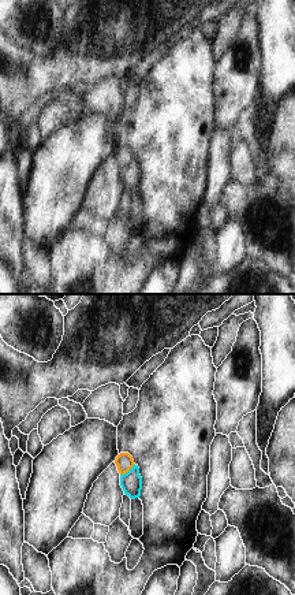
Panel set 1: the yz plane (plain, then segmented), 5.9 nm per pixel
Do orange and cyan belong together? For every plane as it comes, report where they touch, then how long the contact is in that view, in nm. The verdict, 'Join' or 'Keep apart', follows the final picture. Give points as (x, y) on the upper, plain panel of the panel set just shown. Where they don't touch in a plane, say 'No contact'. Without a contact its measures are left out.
Touches orange at (127, 164). Shared border 110 nm.

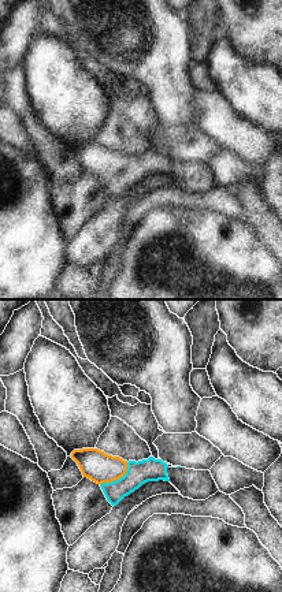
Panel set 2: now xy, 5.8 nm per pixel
Touches orange at (118, 172). Shared border 220 nm.

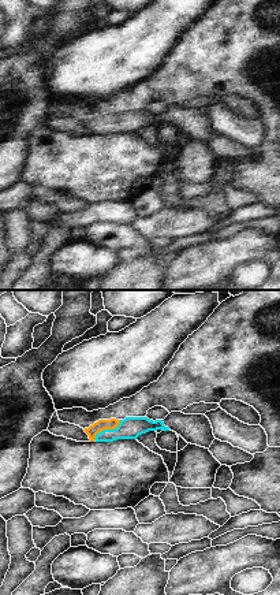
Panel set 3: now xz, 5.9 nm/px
Touches orange at (107, 122). Shared border 200 nm.

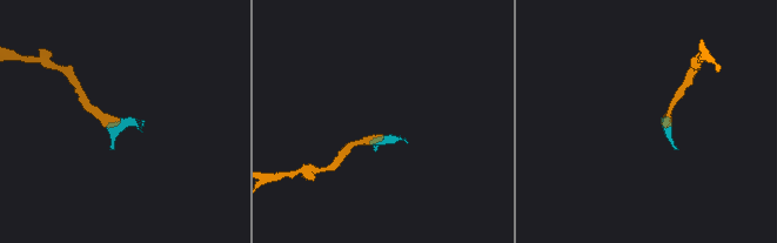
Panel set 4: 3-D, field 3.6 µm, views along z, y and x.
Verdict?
Join.

